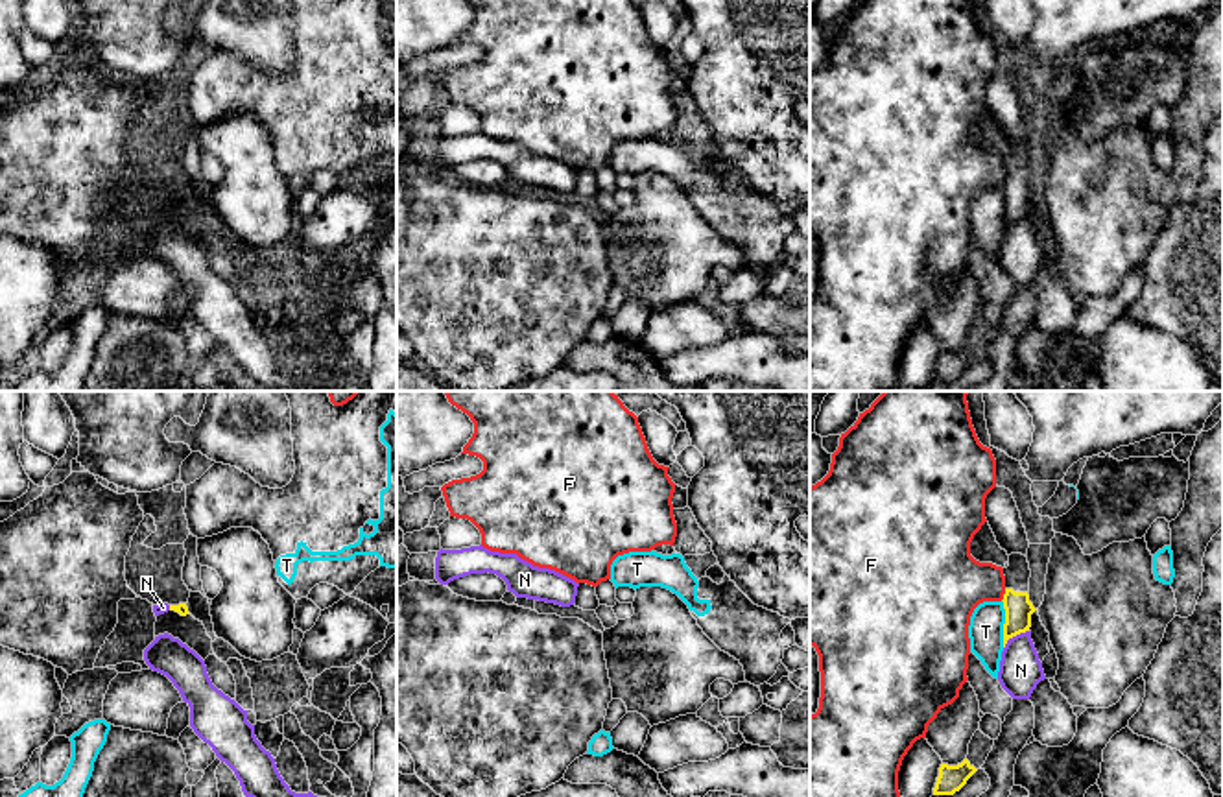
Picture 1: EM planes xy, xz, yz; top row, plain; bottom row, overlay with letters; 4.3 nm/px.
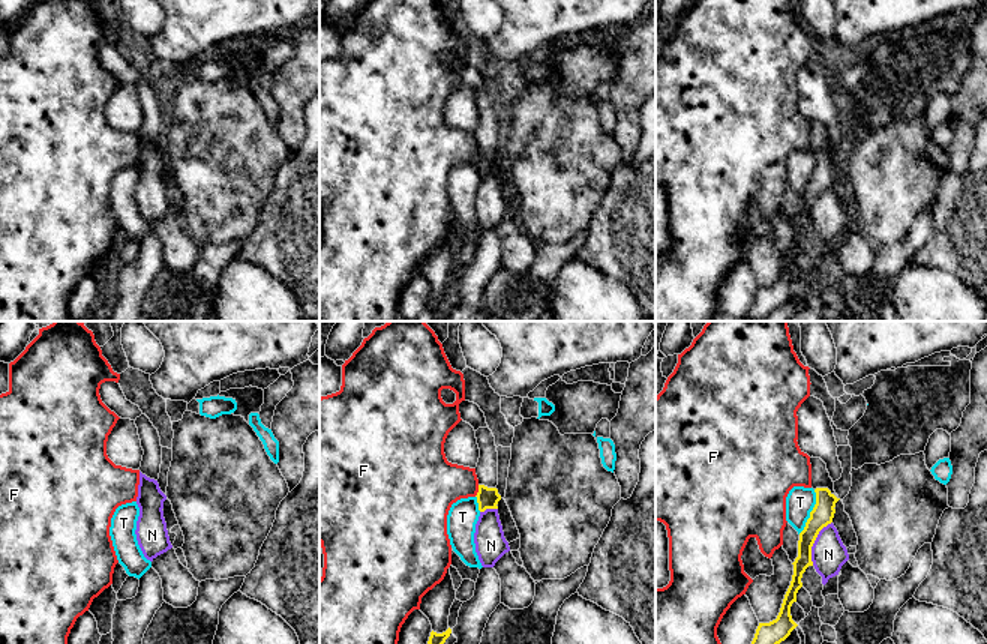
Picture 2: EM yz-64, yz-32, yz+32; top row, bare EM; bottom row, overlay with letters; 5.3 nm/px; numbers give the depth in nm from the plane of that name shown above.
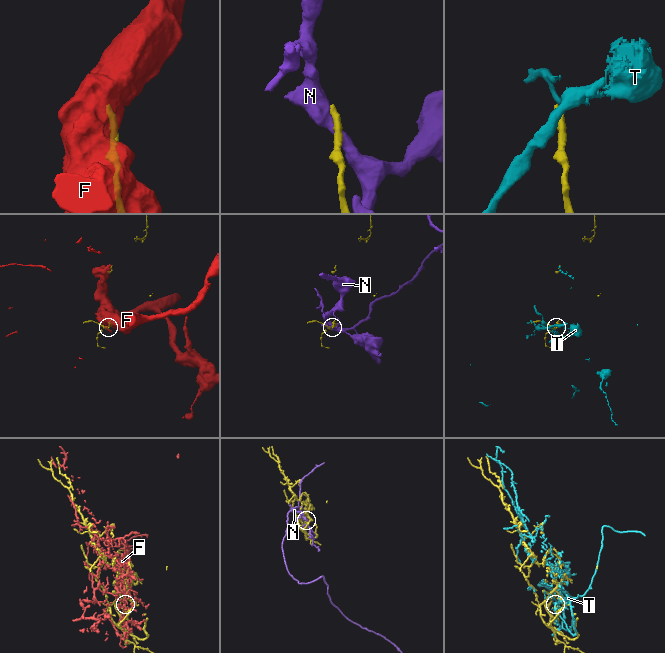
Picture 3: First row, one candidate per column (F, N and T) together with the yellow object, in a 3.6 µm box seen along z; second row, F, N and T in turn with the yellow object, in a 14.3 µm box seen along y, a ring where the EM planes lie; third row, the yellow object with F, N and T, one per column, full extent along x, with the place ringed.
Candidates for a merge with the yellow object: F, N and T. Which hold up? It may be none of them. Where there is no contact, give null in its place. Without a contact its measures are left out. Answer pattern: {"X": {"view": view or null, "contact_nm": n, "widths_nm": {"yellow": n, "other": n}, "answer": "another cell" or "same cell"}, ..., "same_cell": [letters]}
{"F": {"view": "yz", "contact_nm": 60, "widths_nm": {"yellow": 120, "other": 320}, "answer": "another cell"}, "N": {"view": "yz", "contact_nm": 140, "widths_nm": {"yellow": 120, "other": 190}, "answer": "another cell"}, "T": {"view": "yz", "contact_nm": 200, "widths_nm": {"yellow": 120, "other": 160}, "answer": "another cell"}, "same_cell": []}

